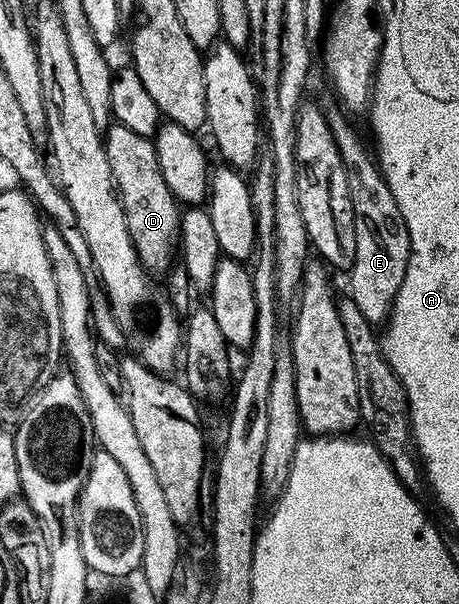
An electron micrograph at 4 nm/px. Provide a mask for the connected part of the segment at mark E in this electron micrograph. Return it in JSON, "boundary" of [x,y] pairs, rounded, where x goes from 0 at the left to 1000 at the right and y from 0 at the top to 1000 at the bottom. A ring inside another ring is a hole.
{"boundary":[[[739,177],[706,179],[704,189],[717,204],[717,217],[725,217],[725,237],[734,237],[734,250],[743,257],[743,286],[745,291],[756,291],[752,311],[765,331],[765,348],[778,361],[769,401],[773,432],[760,447],[760,490],[769,502],[778,502],[778,508],[786,508],[786,522],[795,522],[795,528],[826,541],[841,533],[865,482],[882,462],[882,449],[895,427],[891,382],[824,272],[813,265],[802,242],[800,247],[791,242],[780,217],[765,209],[765,200],[756,195],[763,192]]]}

